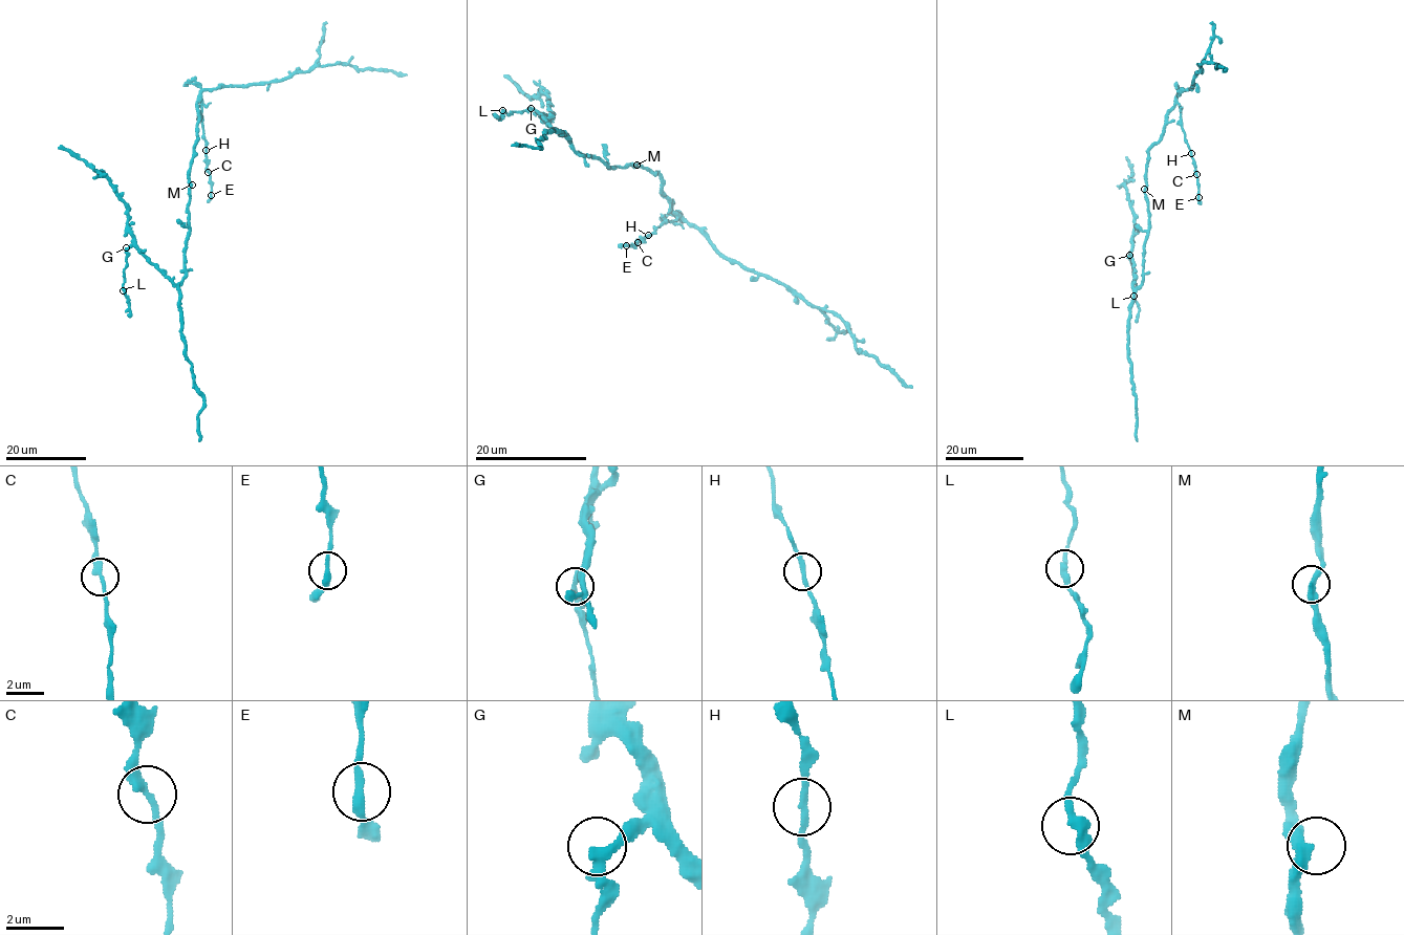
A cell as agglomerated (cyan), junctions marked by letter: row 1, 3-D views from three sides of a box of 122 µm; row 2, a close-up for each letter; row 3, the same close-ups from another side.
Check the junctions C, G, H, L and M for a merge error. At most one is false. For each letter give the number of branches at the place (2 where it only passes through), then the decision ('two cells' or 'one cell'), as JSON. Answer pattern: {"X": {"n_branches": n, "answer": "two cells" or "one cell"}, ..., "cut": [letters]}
{"C": {"n_branches": 2, "answer": "one cell"}, "G": {"n_branches": 2, "answer": "one cell"}, "H": {"n_branches": 2, "answer": "one cell"}, "L": {"n_branches": 2, "answer": "one cell"}, "M": {"n_branches": 2, "answer": "one cell"}, "cut": []}

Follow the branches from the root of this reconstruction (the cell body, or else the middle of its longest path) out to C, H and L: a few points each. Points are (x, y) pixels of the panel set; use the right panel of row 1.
C: (1146, 176), (1148, 151), (1160, 139), (1165, 115), (1176, 102), (1181, 128), (1196, 174)
H: (1146, 176), (1148, 151), (1160, 139), (1165, 115), (1176, 102), (1184, 140), (1191, 153)
L: (1146, 176), (1149, 233), (1143, 257), (1143, 281), (1135, 288), (1131, 252), (1129, 256), (1136, 284), (1134, 296)

